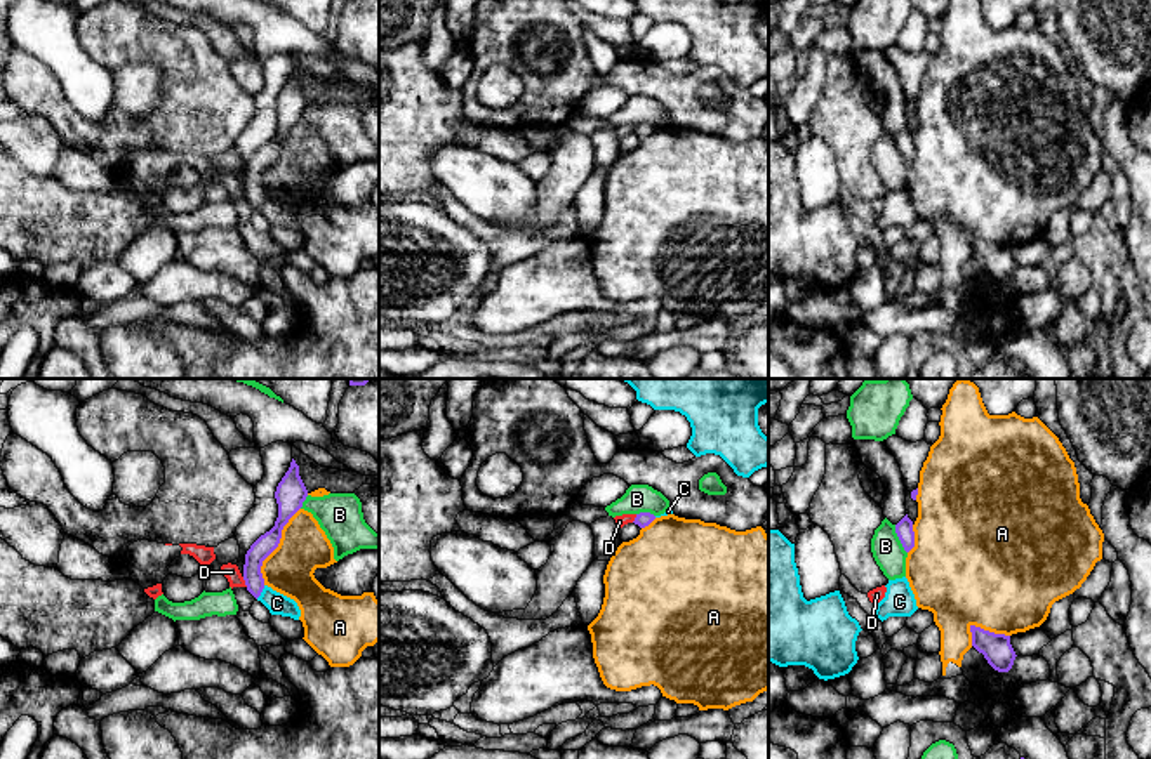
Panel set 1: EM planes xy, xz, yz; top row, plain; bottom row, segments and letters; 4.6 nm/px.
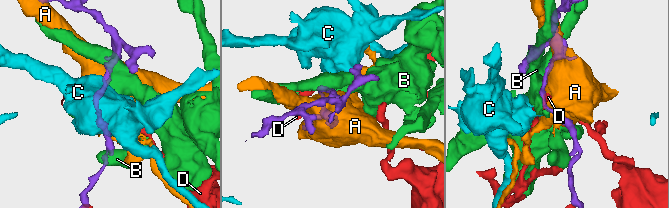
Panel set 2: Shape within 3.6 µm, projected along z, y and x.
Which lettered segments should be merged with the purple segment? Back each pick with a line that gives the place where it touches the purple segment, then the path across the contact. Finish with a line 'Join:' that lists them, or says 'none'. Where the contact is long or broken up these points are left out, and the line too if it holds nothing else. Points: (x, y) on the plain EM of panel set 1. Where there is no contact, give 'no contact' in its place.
Join: none

